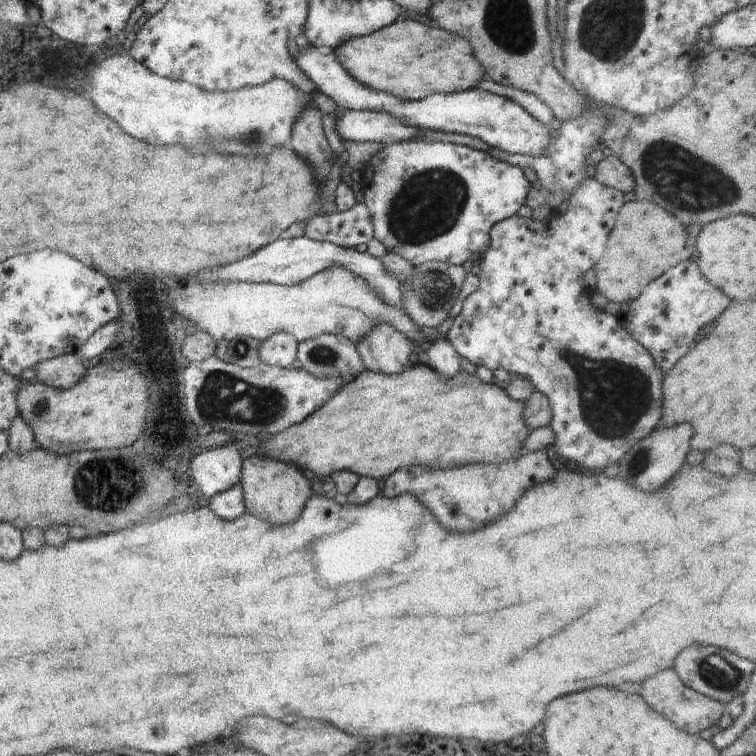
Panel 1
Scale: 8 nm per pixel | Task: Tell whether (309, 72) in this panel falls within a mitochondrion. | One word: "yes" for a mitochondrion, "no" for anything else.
no

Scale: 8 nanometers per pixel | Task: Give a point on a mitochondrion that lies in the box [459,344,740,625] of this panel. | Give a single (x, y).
(614, 396)

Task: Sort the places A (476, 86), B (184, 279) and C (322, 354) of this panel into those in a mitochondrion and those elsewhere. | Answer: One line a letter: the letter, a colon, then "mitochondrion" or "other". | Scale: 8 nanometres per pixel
A: other
B: other
C: mitochondrion

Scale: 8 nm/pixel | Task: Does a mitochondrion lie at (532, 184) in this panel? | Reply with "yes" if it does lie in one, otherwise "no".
no

